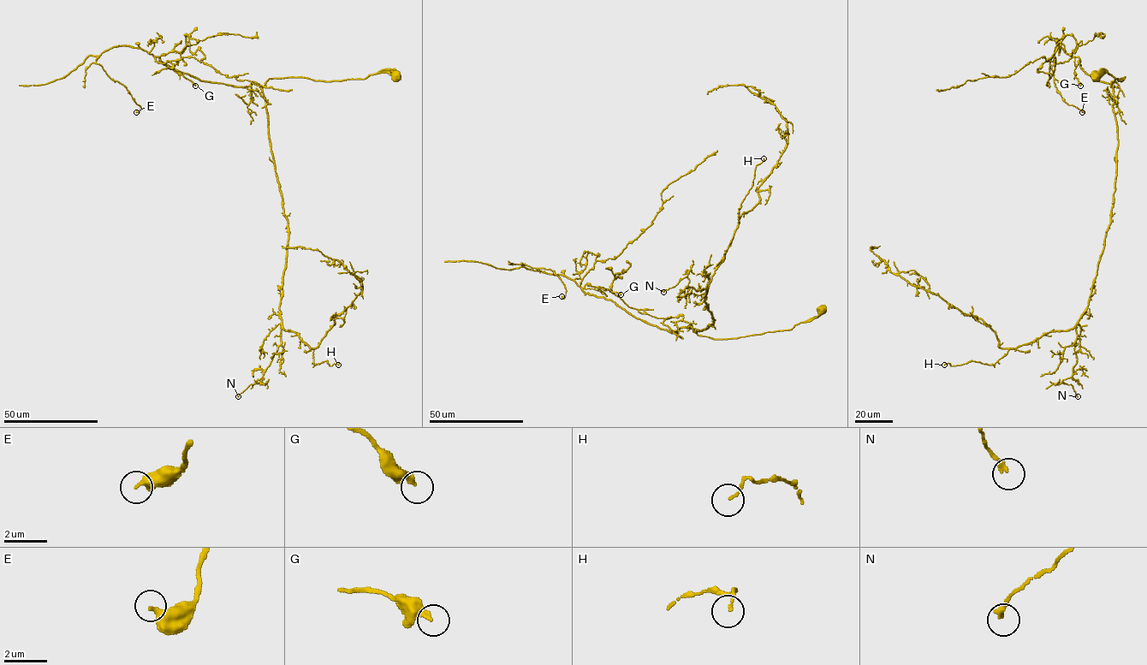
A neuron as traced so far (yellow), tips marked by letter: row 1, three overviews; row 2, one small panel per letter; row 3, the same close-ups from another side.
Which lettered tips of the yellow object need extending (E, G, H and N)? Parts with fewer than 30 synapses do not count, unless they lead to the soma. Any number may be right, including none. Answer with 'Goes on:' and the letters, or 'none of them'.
Goes on: none of them

